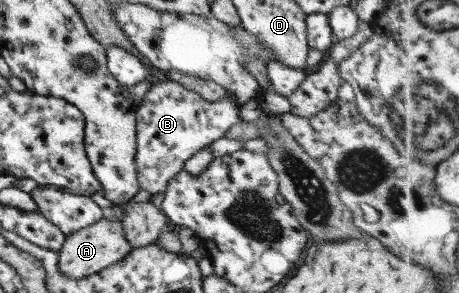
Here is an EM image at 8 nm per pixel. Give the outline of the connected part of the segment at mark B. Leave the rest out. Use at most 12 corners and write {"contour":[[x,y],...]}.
{"contour":[[166,77],[135,107],[131,200],[157,200],[195,152],[238,123],[236,95],[217,101]]}

